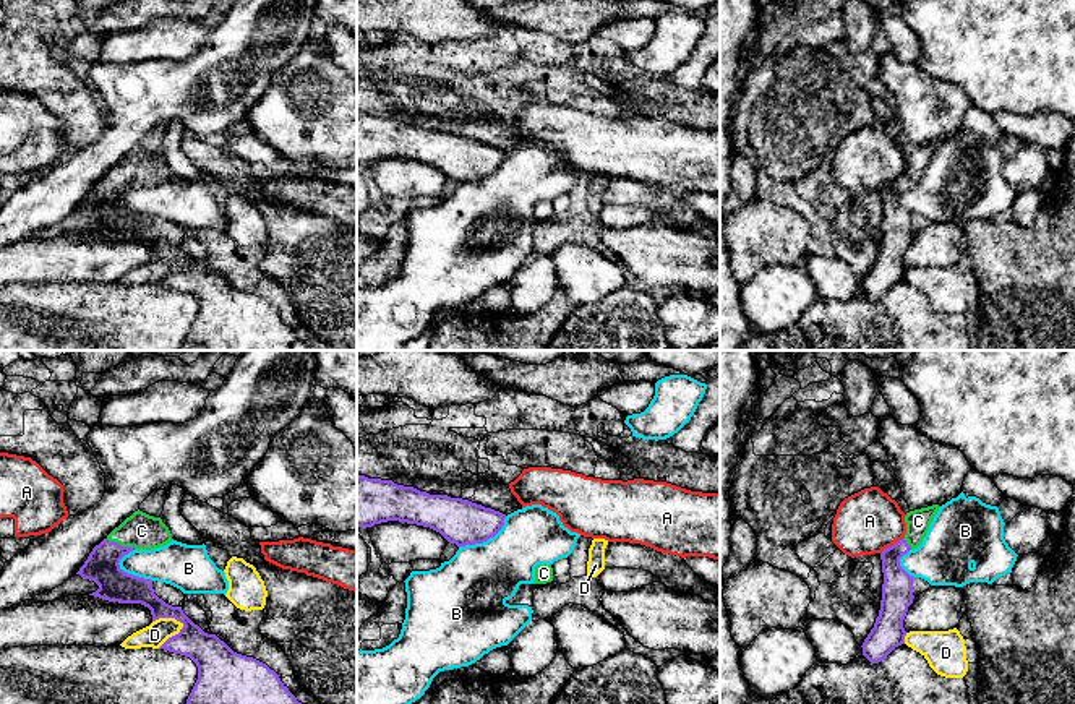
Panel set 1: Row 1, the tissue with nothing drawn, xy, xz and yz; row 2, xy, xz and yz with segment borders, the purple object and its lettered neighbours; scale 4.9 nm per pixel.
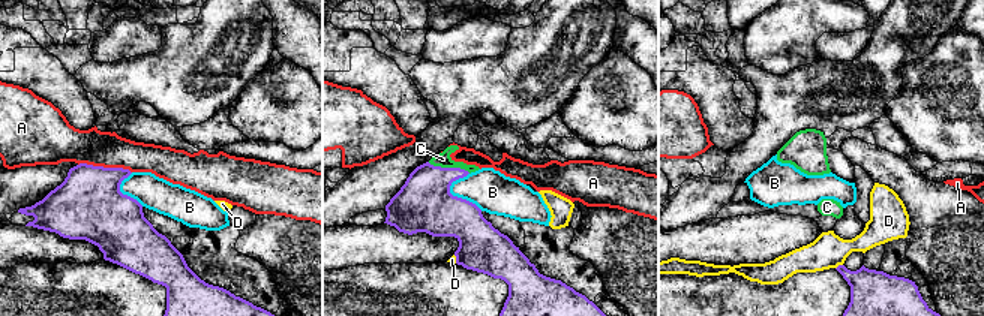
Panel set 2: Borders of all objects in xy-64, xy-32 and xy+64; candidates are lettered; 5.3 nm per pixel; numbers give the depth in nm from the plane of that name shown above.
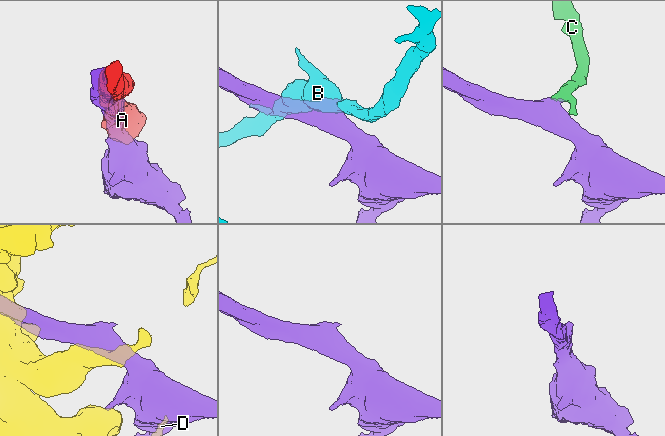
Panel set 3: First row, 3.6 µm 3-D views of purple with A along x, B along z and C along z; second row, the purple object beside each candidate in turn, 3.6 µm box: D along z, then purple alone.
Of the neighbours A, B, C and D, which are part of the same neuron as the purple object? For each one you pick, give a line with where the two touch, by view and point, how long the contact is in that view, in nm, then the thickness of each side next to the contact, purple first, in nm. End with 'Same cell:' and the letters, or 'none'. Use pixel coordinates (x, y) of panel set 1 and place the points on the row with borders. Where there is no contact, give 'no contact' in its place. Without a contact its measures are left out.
C: contact xy (120, 545); length 170 nm; calibres 160 and 180 nm
Same cell: C

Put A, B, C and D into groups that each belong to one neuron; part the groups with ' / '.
A / B / C / D

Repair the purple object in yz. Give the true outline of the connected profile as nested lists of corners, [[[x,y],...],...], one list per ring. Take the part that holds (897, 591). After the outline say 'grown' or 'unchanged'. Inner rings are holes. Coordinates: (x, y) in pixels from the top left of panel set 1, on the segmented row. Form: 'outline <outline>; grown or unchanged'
outline [[[932,504],[906,513],[905,537],[880,553],[884,573],[880,610],[874,628],[861,646],[863,655],[871,663],[879,663],[895,647],[905,644],[903,620],[914,599],[914,577],[900,566],[900,558],[923,543],[939,508],[939,504]]]; grown

